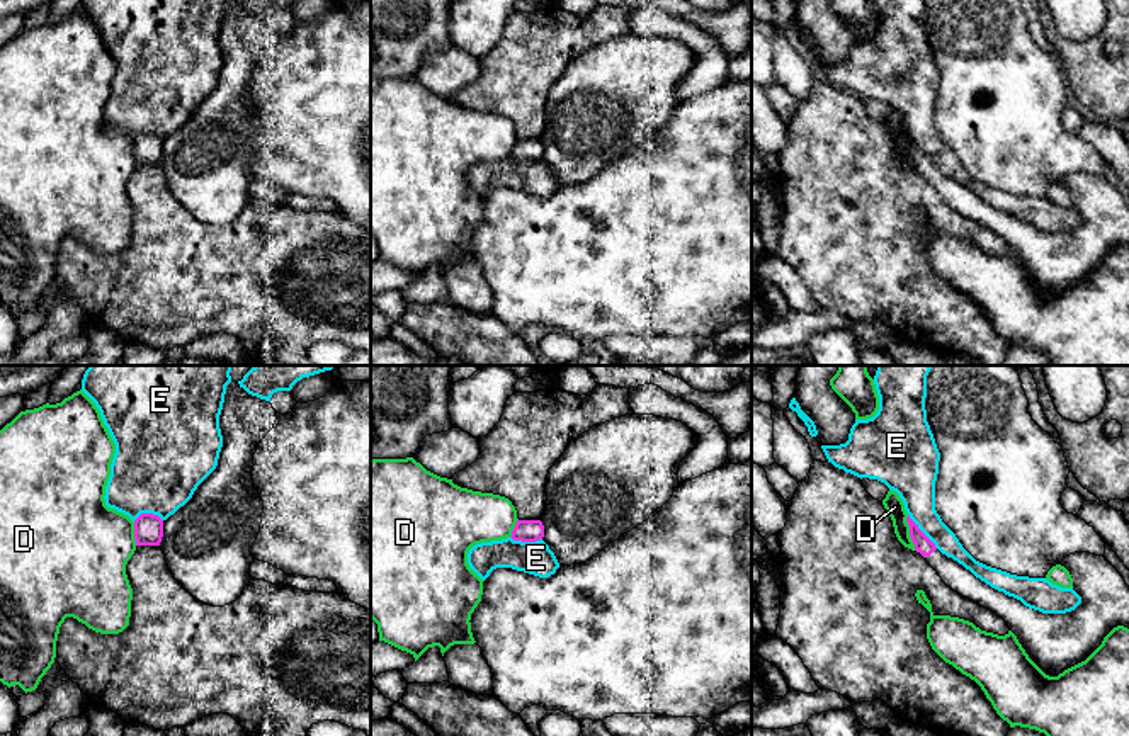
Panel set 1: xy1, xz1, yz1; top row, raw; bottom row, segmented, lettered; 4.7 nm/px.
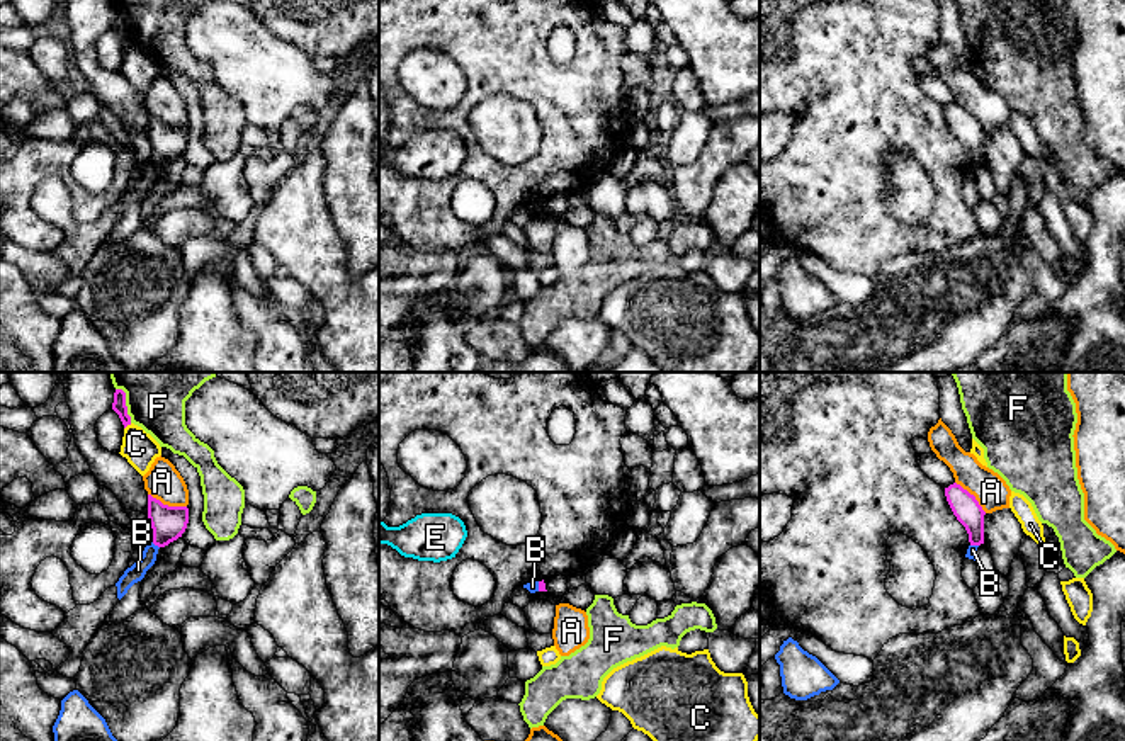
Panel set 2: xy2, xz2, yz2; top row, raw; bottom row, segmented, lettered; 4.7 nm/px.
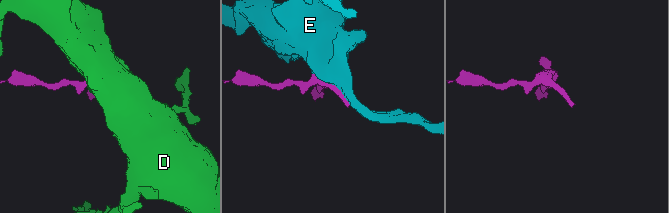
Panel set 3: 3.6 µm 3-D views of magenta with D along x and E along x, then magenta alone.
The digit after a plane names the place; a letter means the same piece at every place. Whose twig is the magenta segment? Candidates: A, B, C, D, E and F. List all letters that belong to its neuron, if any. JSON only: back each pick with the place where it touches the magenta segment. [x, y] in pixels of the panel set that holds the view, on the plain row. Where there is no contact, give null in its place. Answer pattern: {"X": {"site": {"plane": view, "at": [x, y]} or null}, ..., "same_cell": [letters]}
{"same_cell": []}

